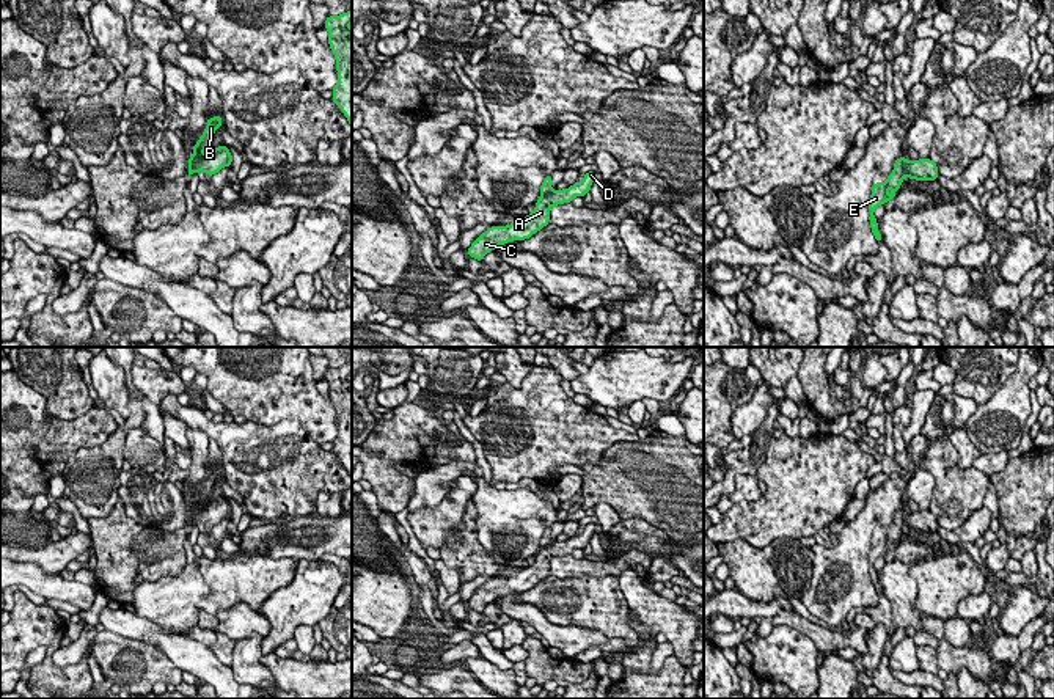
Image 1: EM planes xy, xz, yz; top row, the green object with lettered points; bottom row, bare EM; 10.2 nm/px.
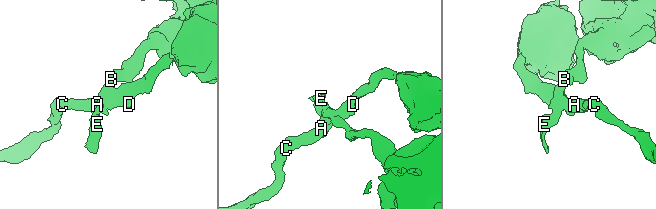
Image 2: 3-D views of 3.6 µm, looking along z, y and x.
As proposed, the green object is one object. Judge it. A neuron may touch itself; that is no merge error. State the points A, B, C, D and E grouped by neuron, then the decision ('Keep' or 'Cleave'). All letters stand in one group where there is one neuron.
Groups: A C D / B E. Cleave

